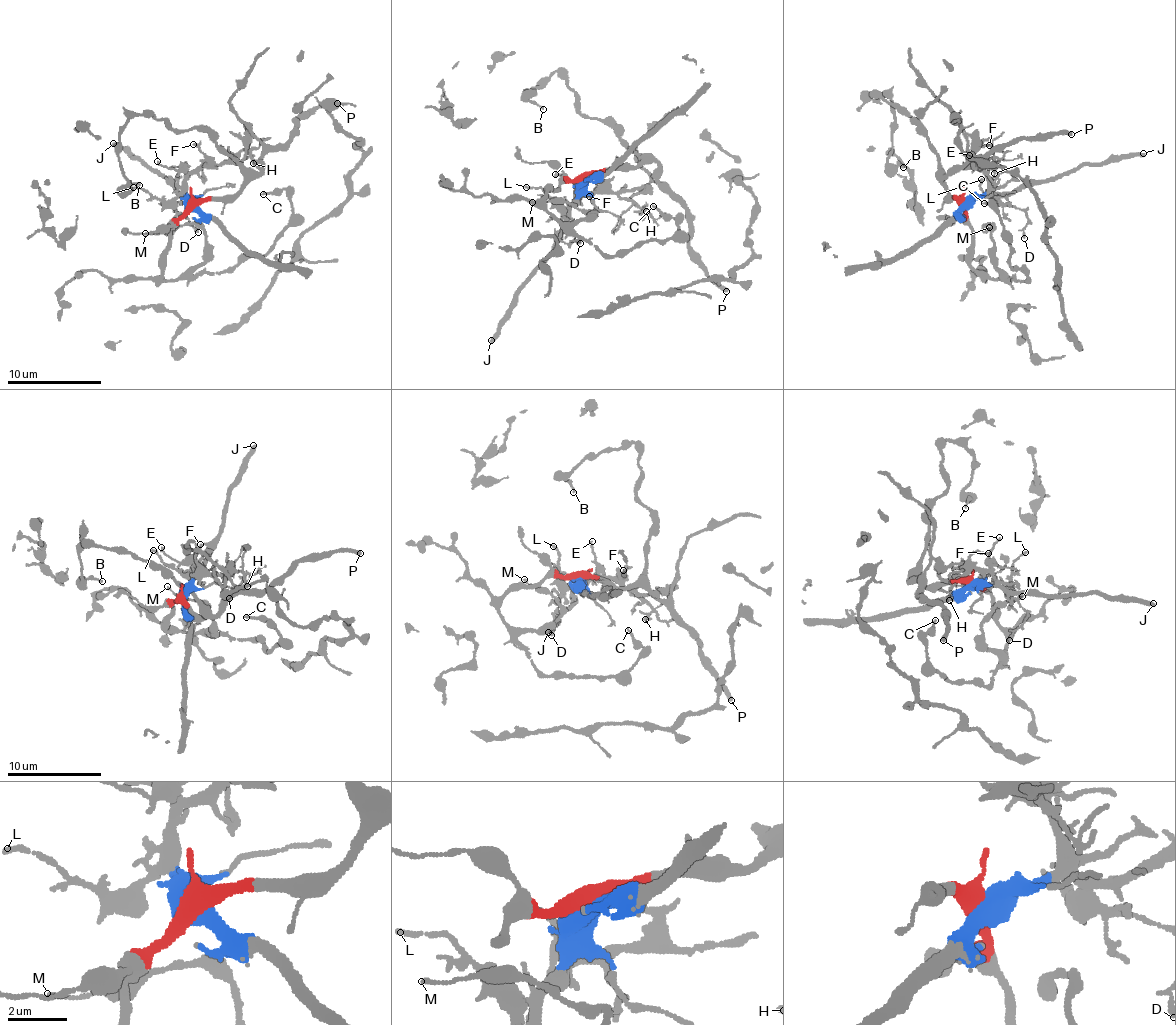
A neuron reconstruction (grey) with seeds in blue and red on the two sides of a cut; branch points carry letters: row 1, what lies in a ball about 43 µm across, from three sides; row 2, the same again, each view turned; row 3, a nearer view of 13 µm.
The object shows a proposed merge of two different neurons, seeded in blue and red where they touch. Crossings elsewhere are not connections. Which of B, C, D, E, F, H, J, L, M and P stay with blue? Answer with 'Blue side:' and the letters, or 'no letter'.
Blue side: D, E, F, H, J, L

